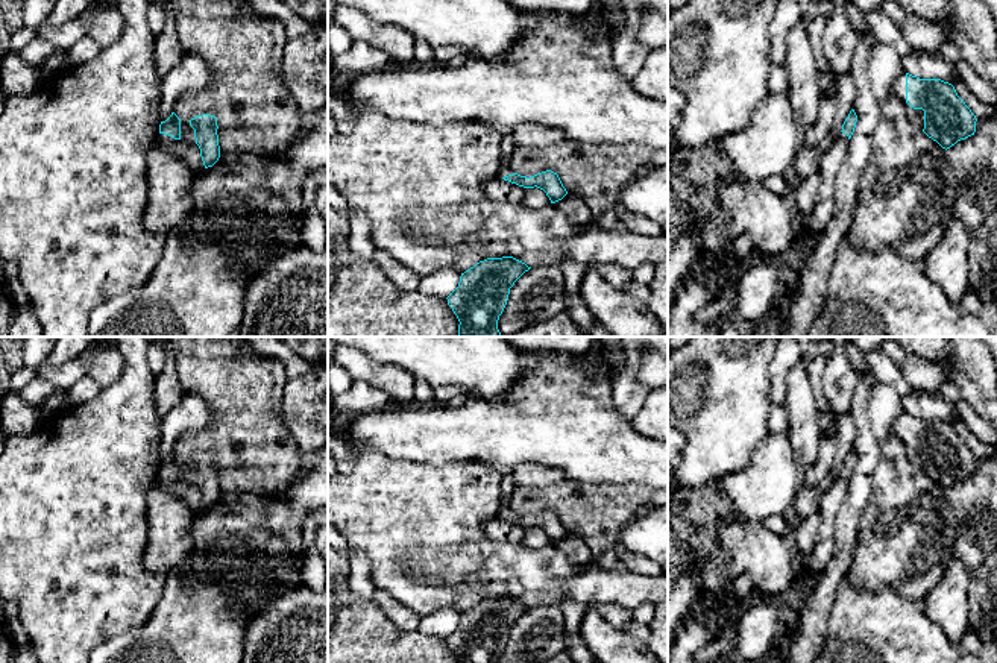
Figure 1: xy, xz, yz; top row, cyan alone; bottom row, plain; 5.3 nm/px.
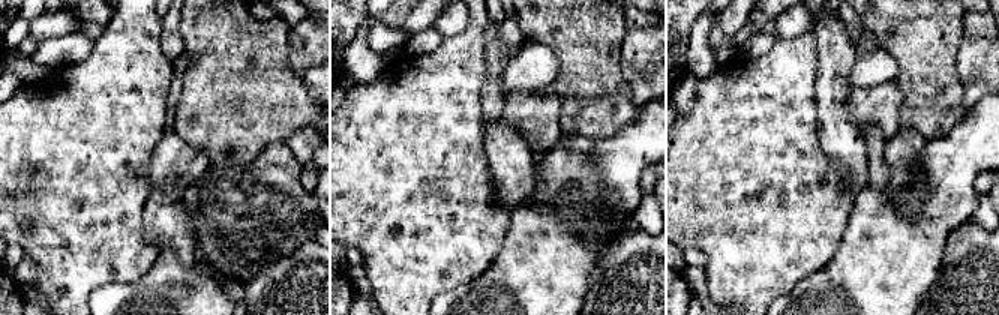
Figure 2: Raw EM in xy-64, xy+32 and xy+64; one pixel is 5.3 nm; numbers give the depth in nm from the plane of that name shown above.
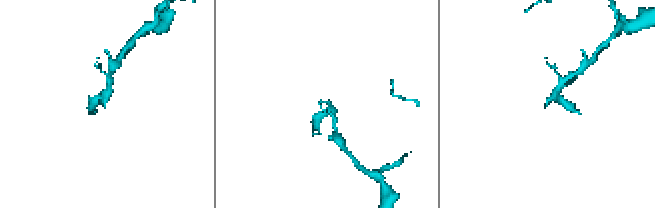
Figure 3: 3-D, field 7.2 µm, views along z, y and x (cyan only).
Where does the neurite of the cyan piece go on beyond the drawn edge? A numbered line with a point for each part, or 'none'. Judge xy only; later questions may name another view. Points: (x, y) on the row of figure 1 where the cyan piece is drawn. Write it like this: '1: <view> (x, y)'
1: xy (190, 153)

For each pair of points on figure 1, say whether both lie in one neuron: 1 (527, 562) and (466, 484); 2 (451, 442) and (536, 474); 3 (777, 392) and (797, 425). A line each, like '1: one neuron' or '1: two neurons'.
1: one neuron
2: two neurons
3: two neurons

